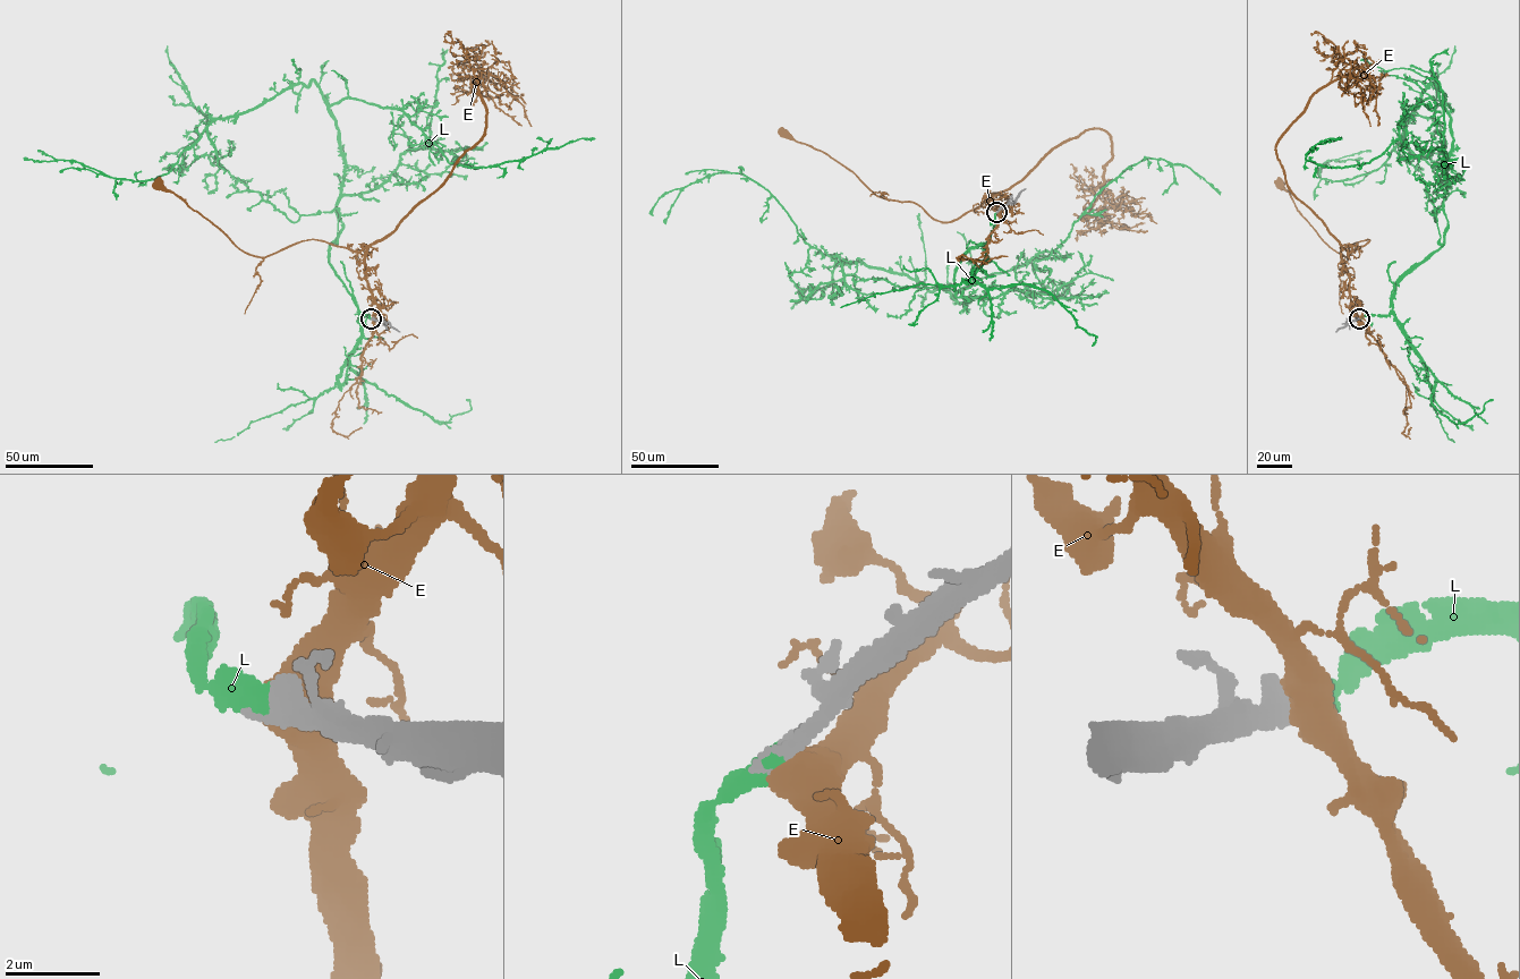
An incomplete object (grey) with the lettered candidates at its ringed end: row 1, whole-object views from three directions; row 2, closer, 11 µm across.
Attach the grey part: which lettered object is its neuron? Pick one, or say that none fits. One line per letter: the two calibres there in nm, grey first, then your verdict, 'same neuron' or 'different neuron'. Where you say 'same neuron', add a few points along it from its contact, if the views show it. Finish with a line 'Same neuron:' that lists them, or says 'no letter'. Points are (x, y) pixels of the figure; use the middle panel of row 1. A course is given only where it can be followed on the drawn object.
E: calibres 550 and 900 nm; different neuron
L: calibres 500 and 500 nm; same neuron; course (998, 212), (988, 240), (954, 273), (966, 306), (901, 273), (823, 254), (742, 175), (665, 193), (653, 215)
Same neuron: L

